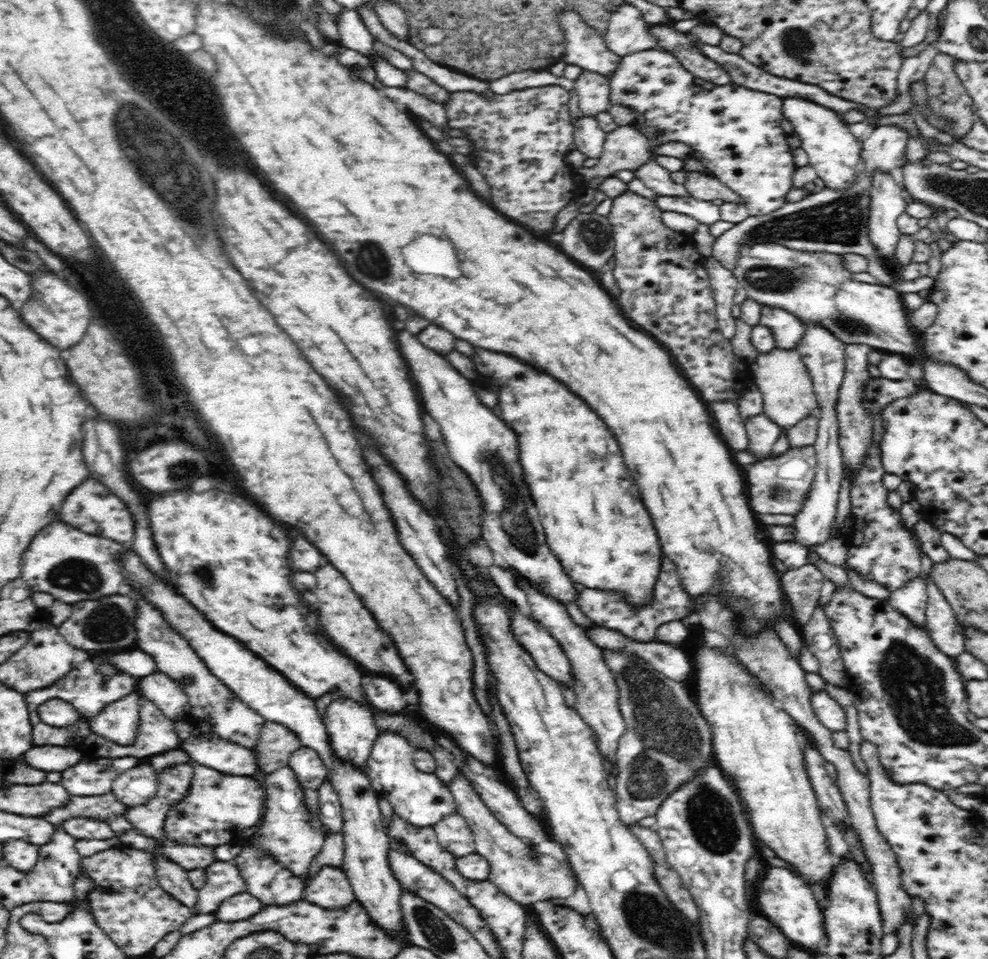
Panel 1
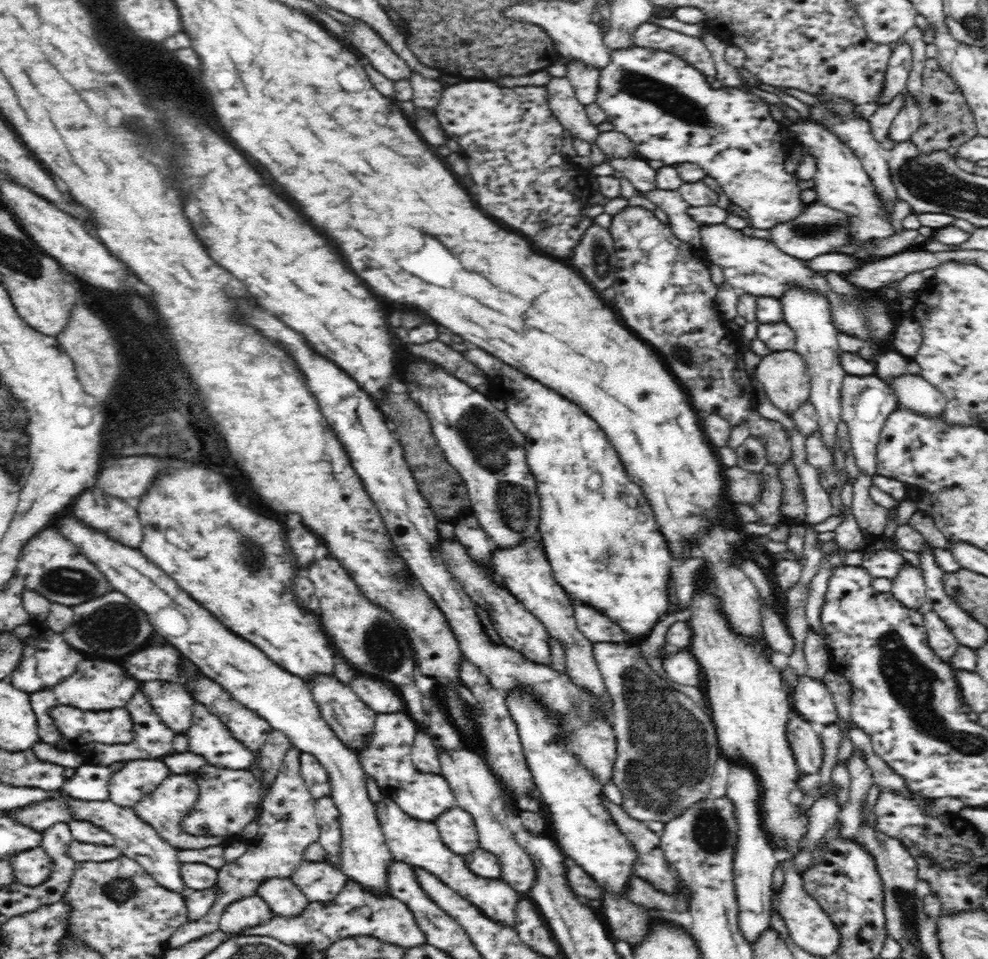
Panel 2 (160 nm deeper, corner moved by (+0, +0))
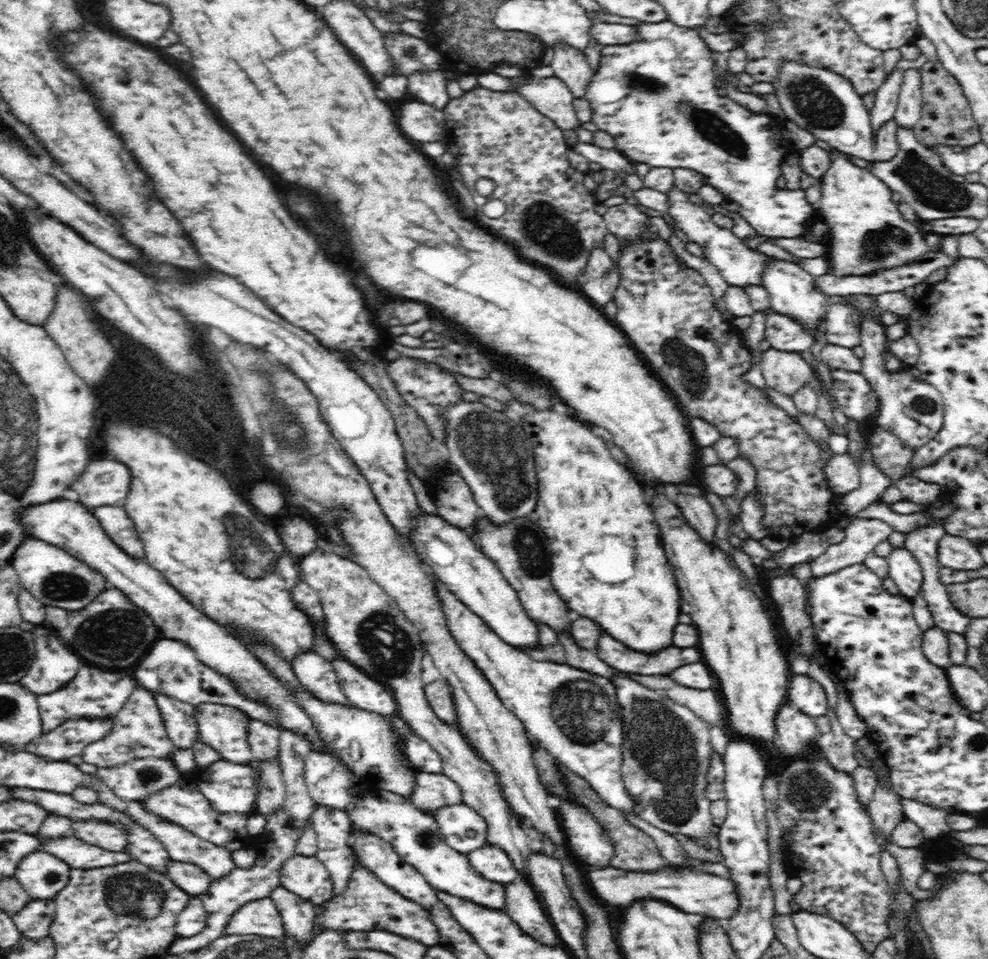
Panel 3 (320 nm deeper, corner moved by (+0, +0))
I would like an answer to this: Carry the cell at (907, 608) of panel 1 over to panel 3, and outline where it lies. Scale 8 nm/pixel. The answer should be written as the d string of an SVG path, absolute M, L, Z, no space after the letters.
M893 547L888 555L889 577L898 590L911 601L923 584L922 567L916 557L905 547Z

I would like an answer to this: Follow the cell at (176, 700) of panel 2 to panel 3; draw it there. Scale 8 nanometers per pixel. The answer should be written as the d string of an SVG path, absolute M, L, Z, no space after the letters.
M154 694L154 698L175 748L192 748L199 738L194 706L161 694Z

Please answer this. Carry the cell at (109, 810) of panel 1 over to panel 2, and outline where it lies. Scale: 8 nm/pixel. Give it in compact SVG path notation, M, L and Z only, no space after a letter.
M44 800L44 802L32 804L30 808L20 808L20 810L6 812L6 814L34 830L46 830L58 822L72 820L68 812L68 804L64 800Z

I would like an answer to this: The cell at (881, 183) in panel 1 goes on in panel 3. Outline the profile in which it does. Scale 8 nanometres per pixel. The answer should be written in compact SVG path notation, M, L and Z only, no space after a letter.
M786 61L781 64L779 73L771 82L775 88L774 96L788 121L795 122L802 130L813 134L817 140L827 142L836 151L852 155L868 163L875 163L875 137L873 136L872 121L869 111L863 104L863 98L854 90L854 85L844 76L830 69L814 67L798 61Z

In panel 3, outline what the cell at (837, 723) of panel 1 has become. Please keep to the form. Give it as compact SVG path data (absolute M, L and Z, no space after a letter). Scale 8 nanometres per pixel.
M807 674L790 675L786 700L794 708L814 718L824 716L828 708L824 688Z

